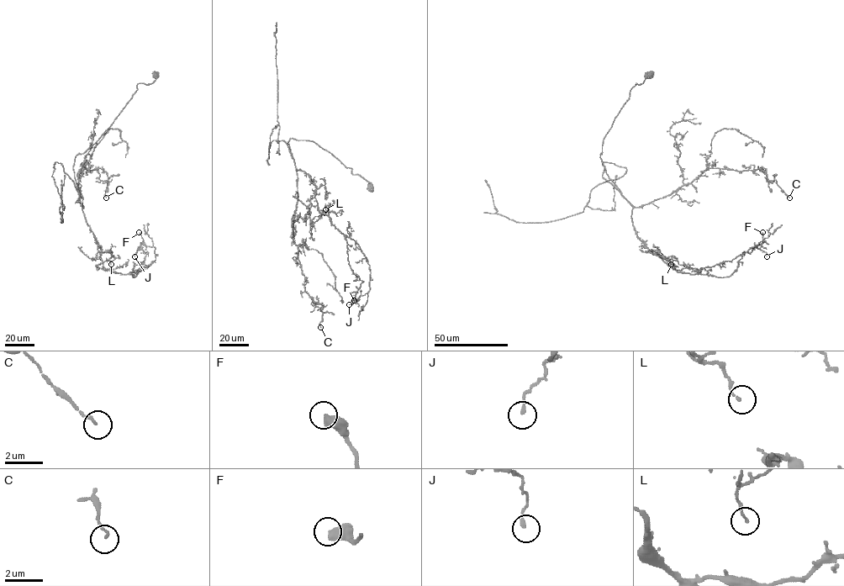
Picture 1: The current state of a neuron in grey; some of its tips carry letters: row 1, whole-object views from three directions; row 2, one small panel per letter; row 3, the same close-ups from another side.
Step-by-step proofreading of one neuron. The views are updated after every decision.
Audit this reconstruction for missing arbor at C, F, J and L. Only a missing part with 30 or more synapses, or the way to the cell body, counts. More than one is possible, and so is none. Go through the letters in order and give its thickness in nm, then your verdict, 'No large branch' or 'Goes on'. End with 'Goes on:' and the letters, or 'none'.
C: Thickness 110 nm. No large branch
F: Thickness 500 nm. No large branch
J: Thickness 160 nm. No large branch
L: Thickness 120 nm. No large branch
Goes on: none

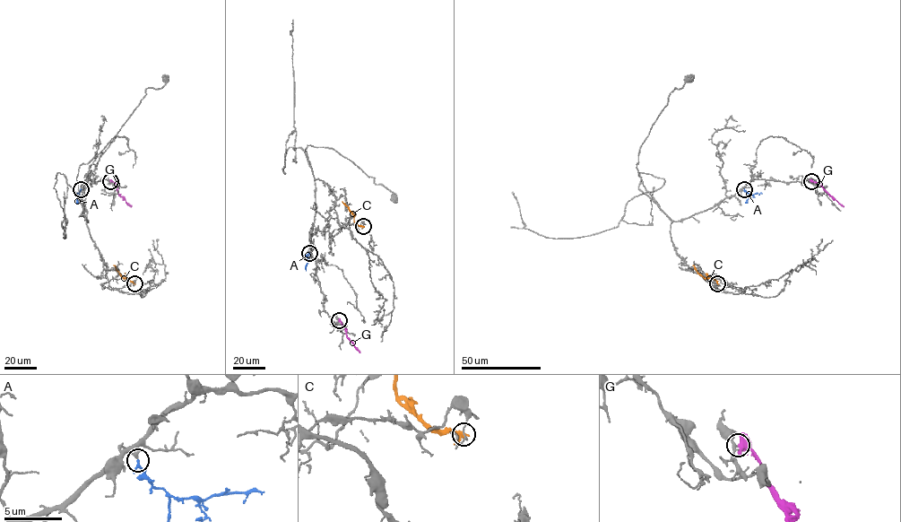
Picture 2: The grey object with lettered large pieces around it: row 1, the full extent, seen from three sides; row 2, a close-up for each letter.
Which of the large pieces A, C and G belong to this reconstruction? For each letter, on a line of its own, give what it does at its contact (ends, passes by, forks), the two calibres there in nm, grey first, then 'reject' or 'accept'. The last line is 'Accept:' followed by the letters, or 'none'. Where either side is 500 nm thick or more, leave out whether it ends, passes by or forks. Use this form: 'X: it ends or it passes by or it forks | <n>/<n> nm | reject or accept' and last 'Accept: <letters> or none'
A: it ends | 260/200 nm | accept
C: it ends | 130/380 nm | reject
G: it forks | 220/360 nm | reject
Accept: A

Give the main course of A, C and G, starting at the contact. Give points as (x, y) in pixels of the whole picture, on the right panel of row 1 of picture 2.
A: (744, 189), (749, 194), (762, 194)
C: (717, 283), (712, 278), (704, 278), (692, 265)
G: (811, 181), (818, 183), (844, 206)

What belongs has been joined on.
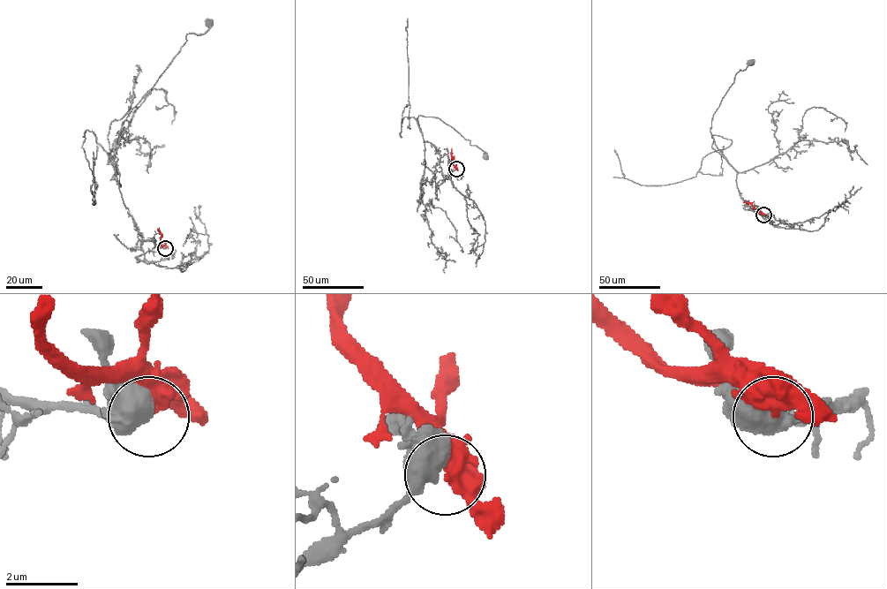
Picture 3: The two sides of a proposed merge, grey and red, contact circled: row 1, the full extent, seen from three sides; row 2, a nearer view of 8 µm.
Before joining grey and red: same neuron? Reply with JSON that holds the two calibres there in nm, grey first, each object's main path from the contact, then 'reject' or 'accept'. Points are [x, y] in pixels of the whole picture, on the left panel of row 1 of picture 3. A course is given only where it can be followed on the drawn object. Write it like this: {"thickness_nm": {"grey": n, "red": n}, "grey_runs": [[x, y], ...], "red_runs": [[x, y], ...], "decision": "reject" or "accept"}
{"thickness_nm": {"grey": 550, "red": 440}, "grey_runs": [[165, 248], [138, 258], [147, 262], [108, 136], [186, 35], [203, 34], [207, 24]], "red_runs": [[166, 248], [160, 244], [159, 229]], "decision": "reject"}

